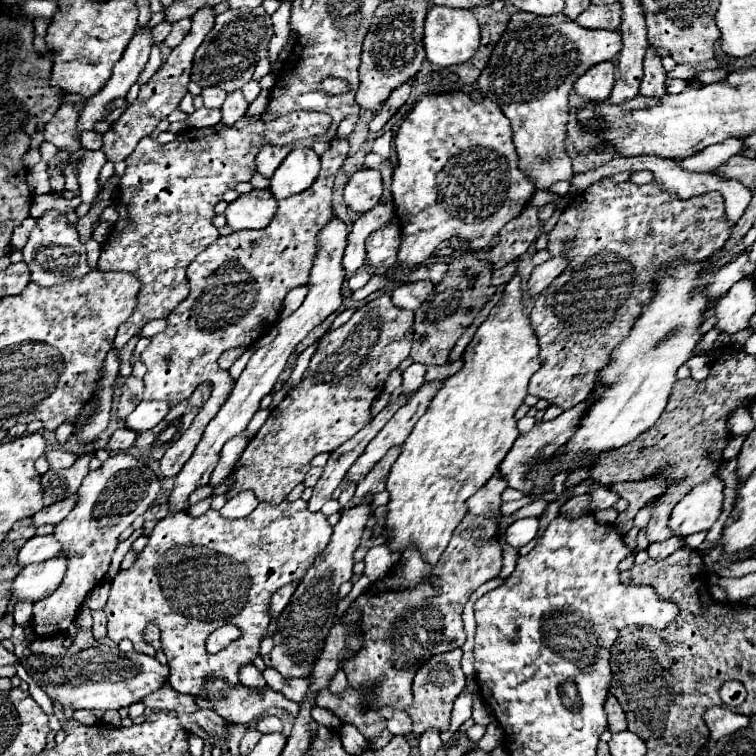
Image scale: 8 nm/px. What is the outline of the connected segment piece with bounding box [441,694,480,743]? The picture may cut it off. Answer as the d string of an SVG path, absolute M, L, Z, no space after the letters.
M462 694L462 696L458 696L458 700L456 700L453 705L451 726L448 731L441 732L441 738L444 743L449 741L456 730L472 716L472 702L474 702L478 696L480 696L480 694Z

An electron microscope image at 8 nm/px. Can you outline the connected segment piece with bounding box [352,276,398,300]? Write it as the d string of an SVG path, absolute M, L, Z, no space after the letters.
M372 276L370 282L368 282L364 288L360 288L360 290L356 290L356 292L352 294L352 300L364 300L364 298L370 296L372 292L382 290L382 288L386 288L386 286L398 286L398 282L388 280L388 278L384 278L384 276Z

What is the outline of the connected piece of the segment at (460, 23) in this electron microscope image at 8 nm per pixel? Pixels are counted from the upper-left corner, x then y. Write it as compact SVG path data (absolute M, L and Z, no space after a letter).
M432 6L426 14L424 24L424 50L426 58L436 66L452 66L462 64L476 54L480 48L480 26L472 10L464 8L448 8L448 6Z

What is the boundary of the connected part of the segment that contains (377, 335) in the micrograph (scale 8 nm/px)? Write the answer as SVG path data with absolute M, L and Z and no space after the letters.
M380 294L378 298L358 308L344 326L326 332L318 340L318 348L312 354L310 366L304 372L302 382L294 386L288 392L288 396L270 412L268 420L264 422L258 434L250 440L244 454L240 456L234 472L228 478L230 490L224 496L230 500L242 490L252 490L260 502L280 504L282 500L286 500L288 492L304 480L304 474L310 468L310 460L316 454L334 452L338 446L350 440L358 430L362 430L372 420L372 414L370 414L372 400L382 392L388 374L396 370L398 364L410 354L412 324L414 324L414 312L392 306L390 296Z

